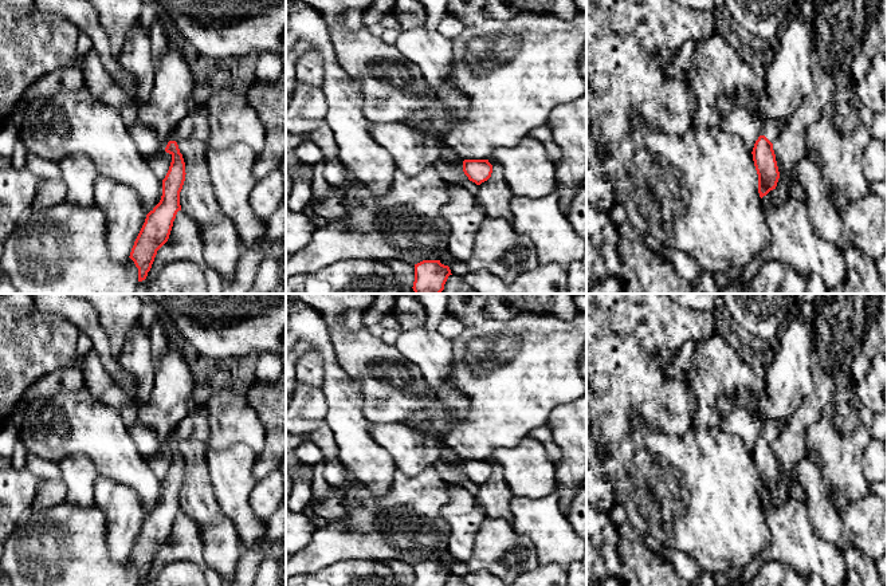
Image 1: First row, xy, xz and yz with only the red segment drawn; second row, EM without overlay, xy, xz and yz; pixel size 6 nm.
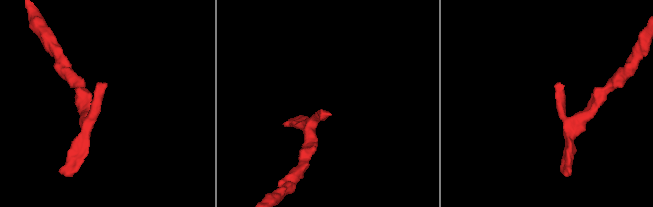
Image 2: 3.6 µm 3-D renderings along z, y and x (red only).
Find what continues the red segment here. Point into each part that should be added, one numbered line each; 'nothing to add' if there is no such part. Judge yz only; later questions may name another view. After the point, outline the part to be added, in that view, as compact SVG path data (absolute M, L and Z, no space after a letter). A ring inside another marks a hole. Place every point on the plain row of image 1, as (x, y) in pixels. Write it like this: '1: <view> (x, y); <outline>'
1: yz (772, 429); M768 421L765 422L762 436L765 436L773 444L784 429L784 425L785 421Z

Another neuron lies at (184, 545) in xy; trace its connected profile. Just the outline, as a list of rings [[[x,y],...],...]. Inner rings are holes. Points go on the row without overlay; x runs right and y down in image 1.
[[[178,511],[168,542],[157,551],[152,570],[160,570],[166,563],[188,562],[205,571],[209,566],[204,558],[204,543],[199,524]]]

